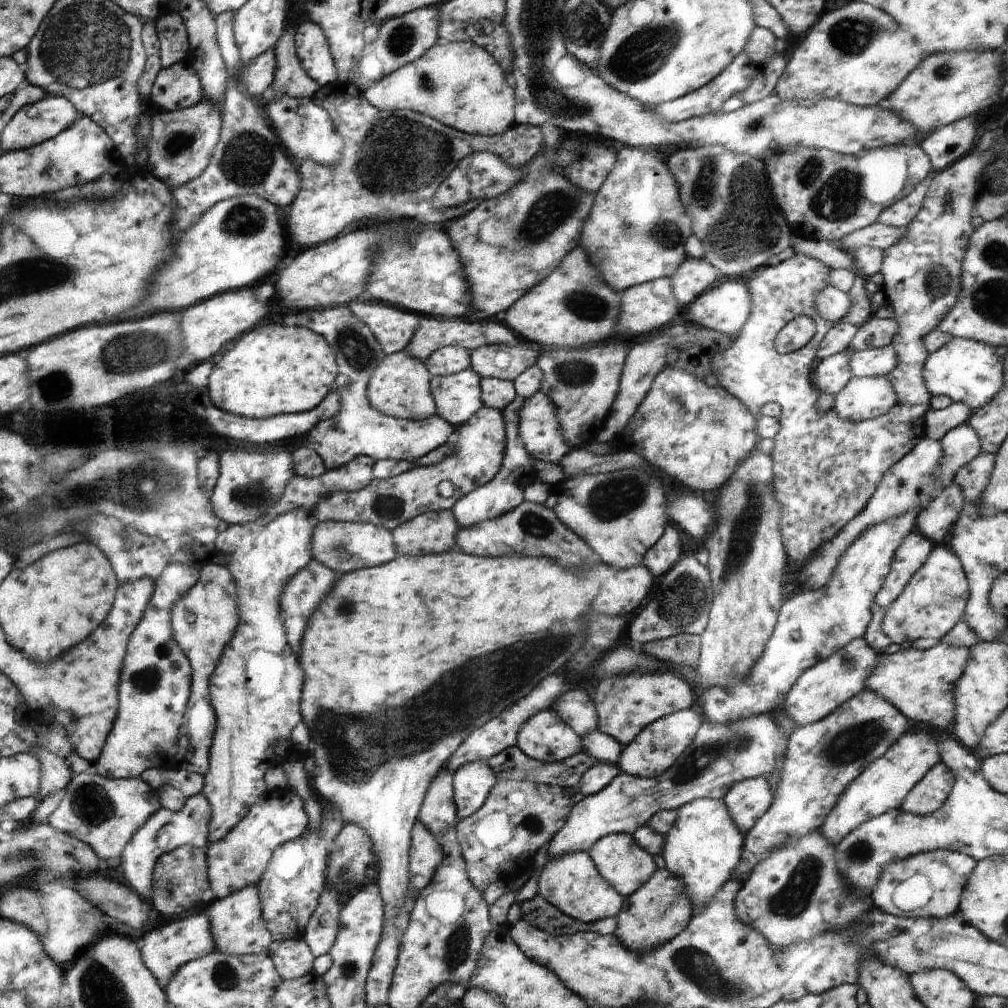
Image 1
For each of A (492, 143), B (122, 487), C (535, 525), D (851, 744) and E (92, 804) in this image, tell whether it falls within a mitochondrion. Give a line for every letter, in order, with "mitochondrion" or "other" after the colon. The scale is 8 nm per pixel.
A: other
B: mitochondrion
C: mitochondrion
D: mitochondrion
E: mitochondrion

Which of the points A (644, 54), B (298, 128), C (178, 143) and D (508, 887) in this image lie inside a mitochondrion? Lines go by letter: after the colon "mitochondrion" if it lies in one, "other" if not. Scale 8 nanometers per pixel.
A: mitochondrion
B: other
C: mitochondrion
D: other

